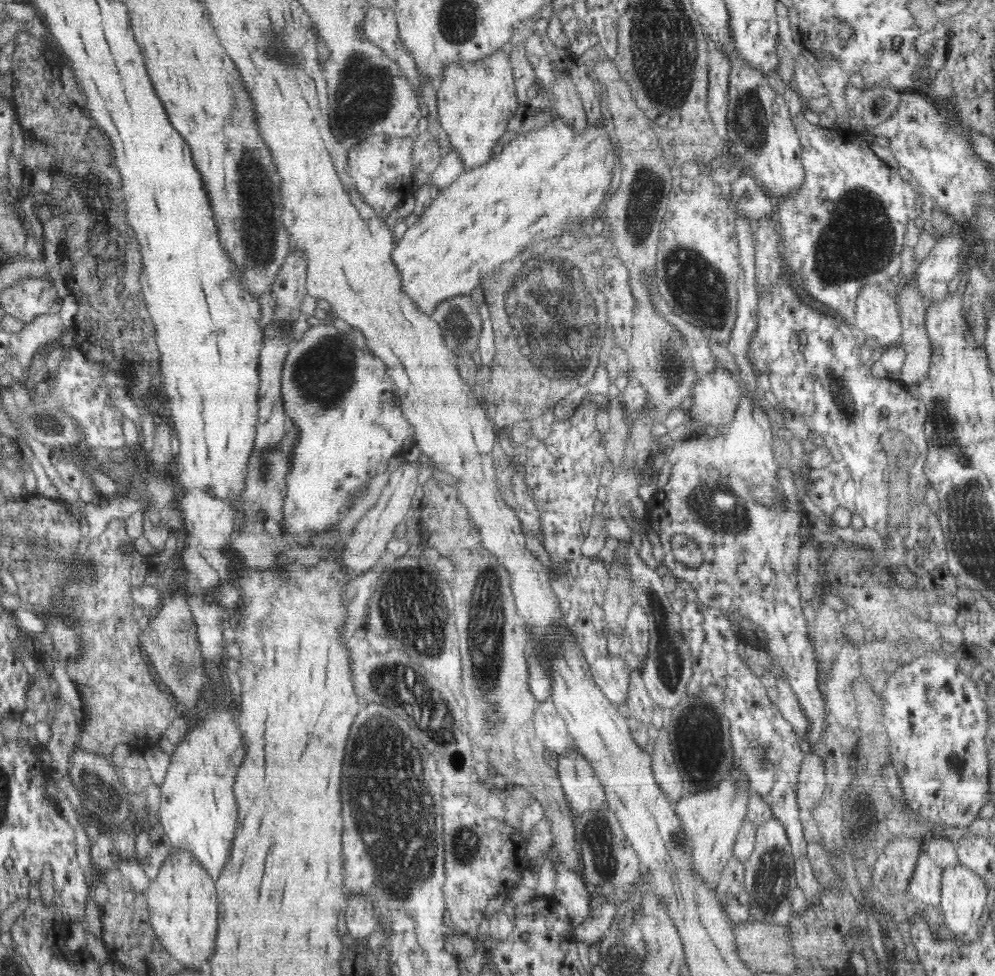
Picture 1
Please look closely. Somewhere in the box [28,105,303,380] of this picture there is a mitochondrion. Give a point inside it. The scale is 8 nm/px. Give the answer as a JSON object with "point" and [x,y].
{"point":[95,240]}

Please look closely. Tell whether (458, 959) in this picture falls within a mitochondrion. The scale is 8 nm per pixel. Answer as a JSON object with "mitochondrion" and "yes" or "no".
{"mitochondrion":"no"}

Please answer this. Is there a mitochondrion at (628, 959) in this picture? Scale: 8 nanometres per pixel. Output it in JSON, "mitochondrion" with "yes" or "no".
{"mitochondrion":"yes"}

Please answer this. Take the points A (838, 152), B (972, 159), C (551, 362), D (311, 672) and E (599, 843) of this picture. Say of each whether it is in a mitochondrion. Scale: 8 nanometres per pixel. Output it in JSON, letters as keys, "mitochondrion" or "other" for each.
{"A":"other","B":"other","C":"mitochondrion","D":"other","E":"mitochondrion"}

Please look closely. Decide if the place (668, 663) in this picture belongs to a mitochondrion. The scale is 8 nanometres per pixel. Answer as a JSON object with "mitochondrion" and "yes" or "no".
{"mitochondrion":"yes"}

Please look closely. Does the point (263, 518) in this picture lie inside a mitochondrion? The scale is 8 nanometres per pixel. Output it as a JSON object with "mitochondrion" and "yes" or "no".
{"mitochondrion":"no"}

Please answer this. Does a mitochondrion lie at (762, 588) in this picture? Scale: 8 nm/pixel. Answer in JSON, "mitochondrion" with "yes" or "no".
{"mitochondrion":"no"}

